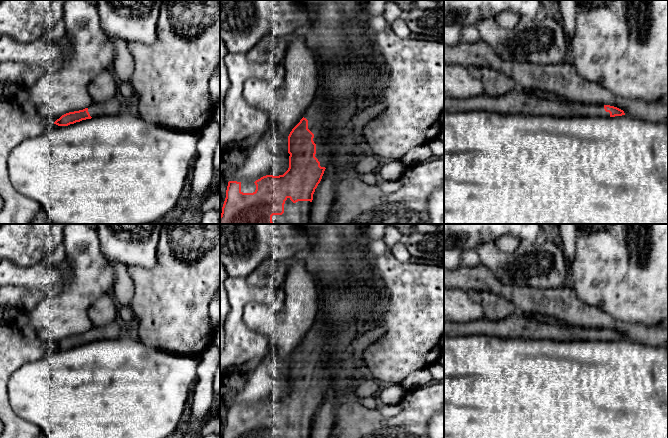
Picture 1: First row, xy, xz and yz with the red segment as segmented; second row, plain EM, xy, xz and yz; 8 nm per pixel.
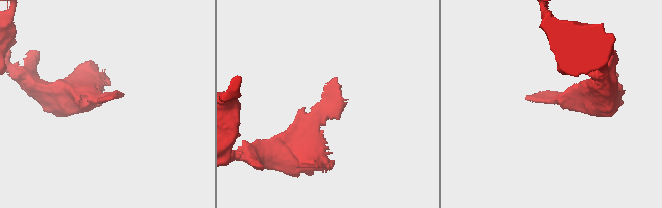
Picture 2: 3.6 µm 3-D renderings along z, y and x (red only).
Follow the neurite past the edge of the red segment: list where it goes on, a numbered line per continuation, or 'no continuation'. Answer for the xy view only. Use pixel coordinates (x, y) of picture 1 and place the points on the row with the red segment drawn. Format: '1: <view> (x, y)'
1: xy (113, 106)

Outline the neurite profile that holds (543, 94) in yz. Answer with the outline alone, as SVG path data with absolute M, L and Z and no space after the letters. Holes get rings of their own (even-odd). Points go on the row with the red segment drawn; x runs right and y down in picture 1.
M524 90L524 91L528 92L528 93L532 93L534 95L537 95L537 96L542 97L542 98L557 100L557 101L560 101L560 102L568 102L565 98L554 95L550 92L541 91L541 90Z

